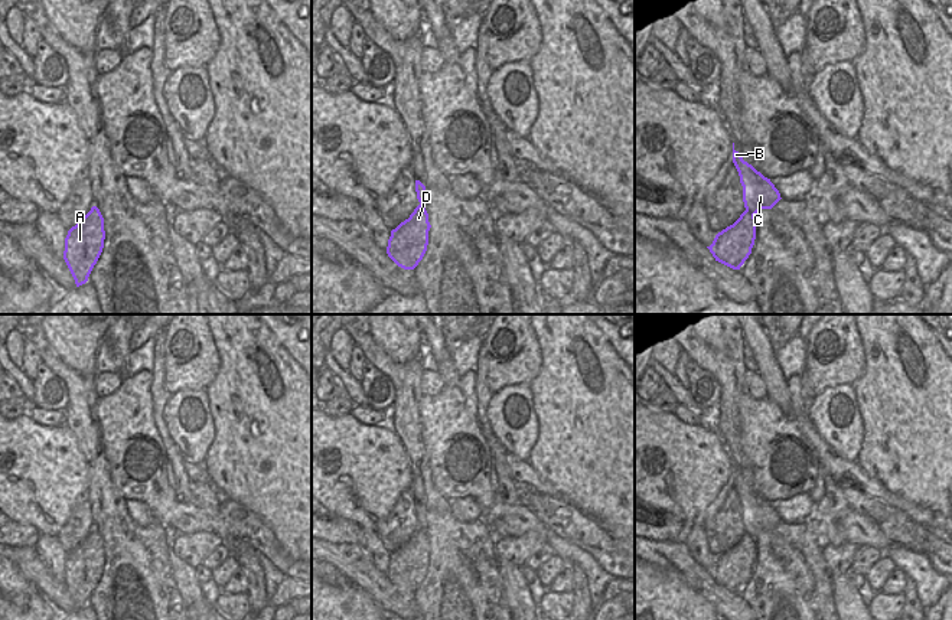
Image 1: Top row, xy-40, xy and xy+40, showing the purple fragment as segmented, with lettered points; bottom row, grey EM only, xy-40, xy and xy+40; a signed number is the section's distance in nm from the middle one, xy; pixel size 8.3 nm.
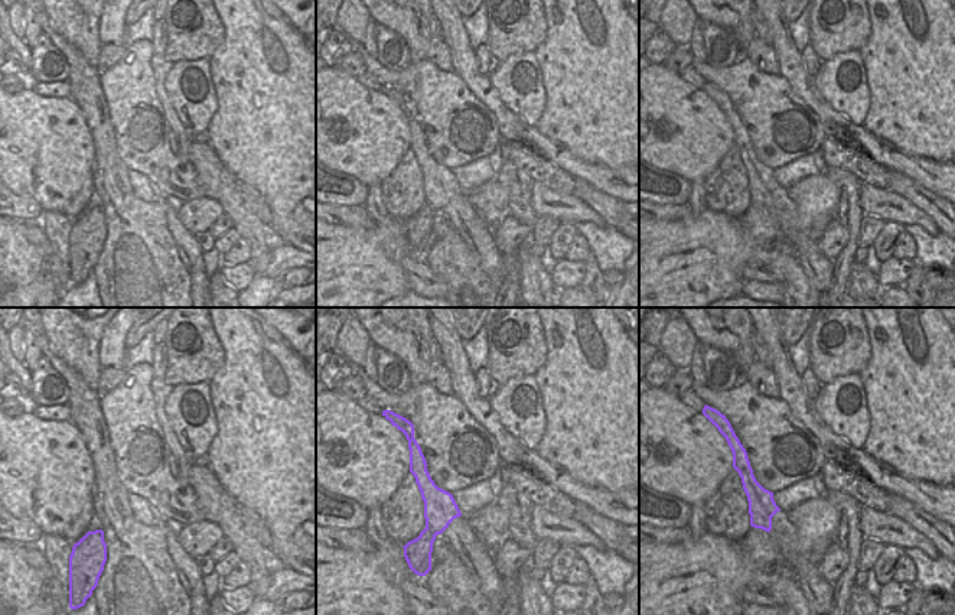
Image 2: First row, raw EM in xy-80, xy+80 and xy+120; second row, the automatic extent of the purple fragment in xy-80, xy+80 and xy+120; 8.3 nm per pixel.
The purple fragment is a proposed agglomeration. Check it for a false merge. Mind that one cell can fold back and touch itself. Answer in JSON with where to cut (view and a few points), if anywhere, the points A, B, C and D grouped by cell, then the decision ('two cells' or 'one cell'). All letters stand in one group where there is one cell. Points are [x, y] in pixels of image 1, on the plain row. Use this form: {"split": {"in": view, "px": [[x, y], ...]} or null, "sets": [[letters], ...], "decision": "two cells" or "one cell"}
{"split": {"in": "xy+40", "px": [[746, 532], [753, 538]]}, "sets": [["A", "D"], ["B", "C"]], "decision": "two cells"}

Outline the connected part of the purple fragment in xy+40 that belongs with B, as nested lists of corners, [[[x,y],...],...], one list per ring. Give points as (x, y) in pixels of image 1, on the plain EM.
[[[733,466],[733,486],[740,499],[740,506],[743,509],[743,525],[747,535],[756,538],[762,532],[772,532],[782,522],[779,513],[775,510],[770,502],[764,500],[752,487],[744,484],[741,477],[734,473],[734,466]]]

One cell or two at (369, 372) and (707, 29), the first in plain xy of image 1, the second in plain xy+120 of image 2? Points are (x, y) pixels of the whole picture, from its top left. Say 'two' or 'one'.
one

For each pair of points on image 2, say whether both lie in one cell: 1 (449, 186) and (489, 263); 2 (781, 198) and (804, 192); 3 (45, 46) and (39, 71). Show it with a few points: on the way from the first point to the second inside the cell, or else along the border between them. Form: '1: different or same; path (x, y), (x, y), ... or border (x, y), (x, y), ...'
1: same; path (455, 205), (482, 244)
2: different; border (786, 189), (786, 195), (797, 210), (801, 227)
3: same; path (45, 52), (42, 65)

